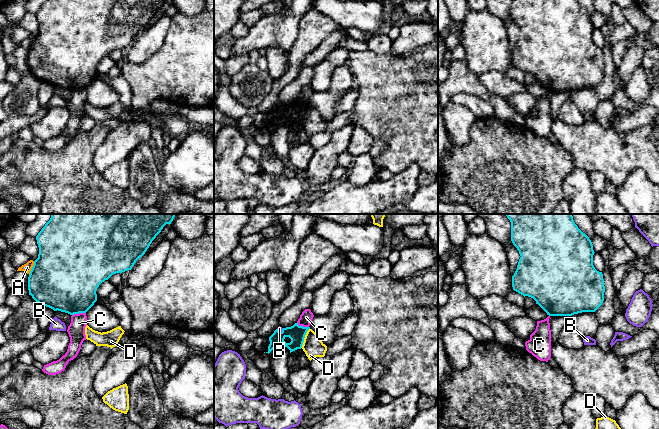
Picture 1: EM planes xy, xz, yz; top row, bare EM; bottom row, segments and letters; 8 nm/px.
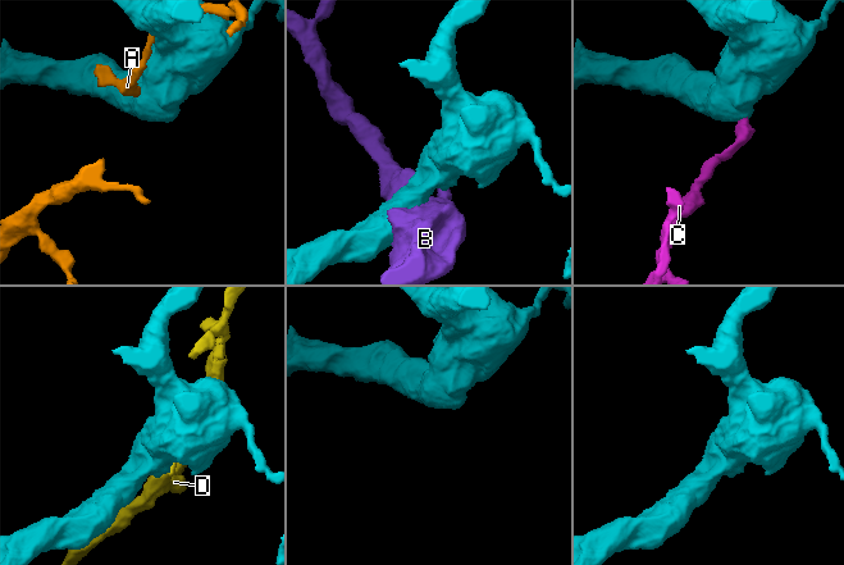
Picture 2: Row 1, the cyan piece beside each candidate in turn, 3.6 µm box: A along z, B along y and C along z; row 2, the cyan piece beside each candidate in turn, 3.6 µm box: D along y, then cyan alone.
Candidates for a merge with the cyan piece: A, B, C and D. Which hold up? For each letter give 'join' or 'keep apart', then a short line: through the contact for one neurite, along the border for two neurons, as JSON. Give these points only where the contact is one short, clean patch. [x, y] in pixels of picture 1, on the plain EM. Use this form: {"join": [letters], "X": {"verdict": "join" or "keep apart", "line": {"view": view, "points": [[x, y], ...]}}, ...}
{"join": [], "A": {"verdict": "keep apart"}, "B": {"verdict": "keep apart"}, "C": {"verdict": "keep apart", "line": {"view": "xy", "points": [[85, 88], [72, 91]]}}, "D": {"verdict": "keep apart", "line": {"view": "xz", "points": [[309, 104], [301, 123]]}}}

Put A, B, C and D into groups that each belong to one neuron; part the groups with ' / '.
A / B / C / D

